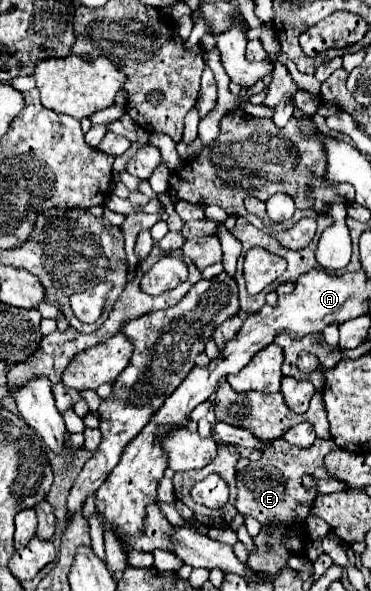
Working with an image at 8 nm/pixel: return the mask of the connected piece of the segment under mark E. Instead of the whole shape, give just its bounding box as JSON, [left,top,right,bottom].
[235,439,347,575]

